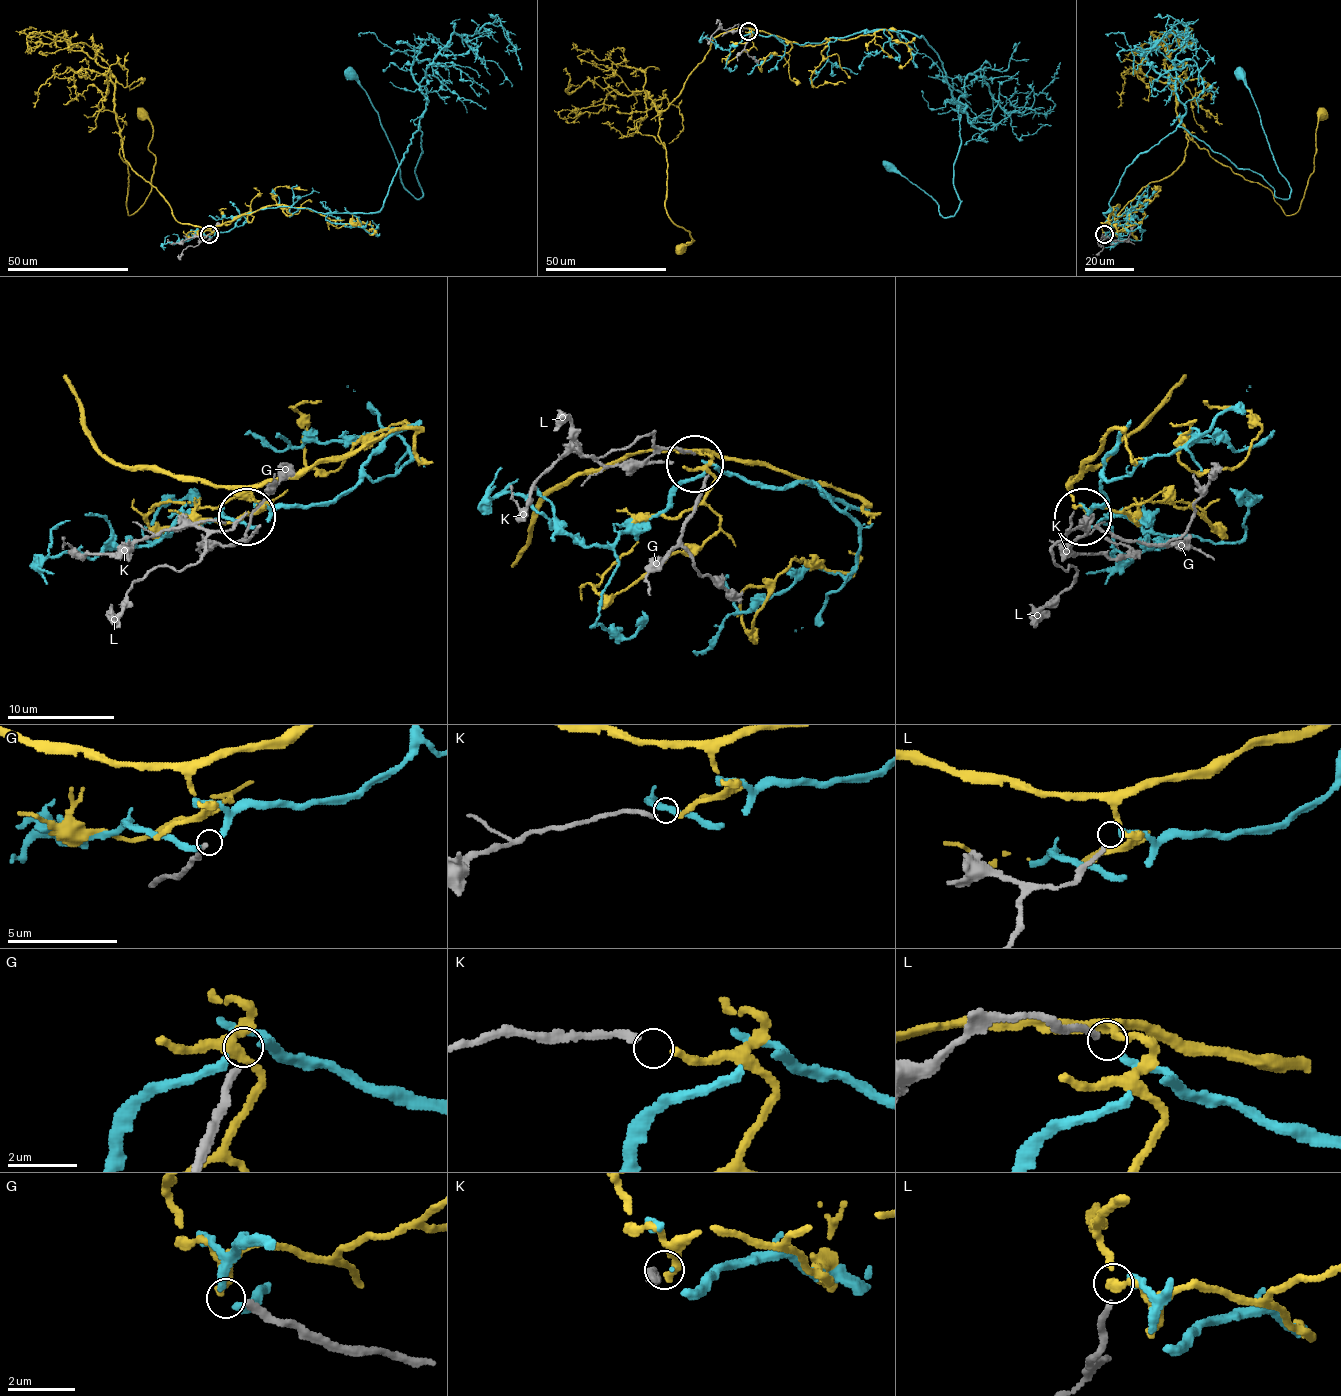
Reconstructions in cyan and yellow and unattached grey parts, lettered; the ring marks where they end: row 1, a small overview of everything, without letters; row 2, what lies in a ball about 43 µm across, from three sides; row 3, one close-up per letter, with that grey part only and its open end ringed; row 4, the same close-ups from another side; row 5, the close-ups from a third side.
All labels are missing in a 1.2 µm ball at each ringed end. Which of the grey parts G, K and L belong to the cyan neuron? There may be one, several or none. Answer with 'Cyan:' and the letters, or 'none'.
Cyan: L

